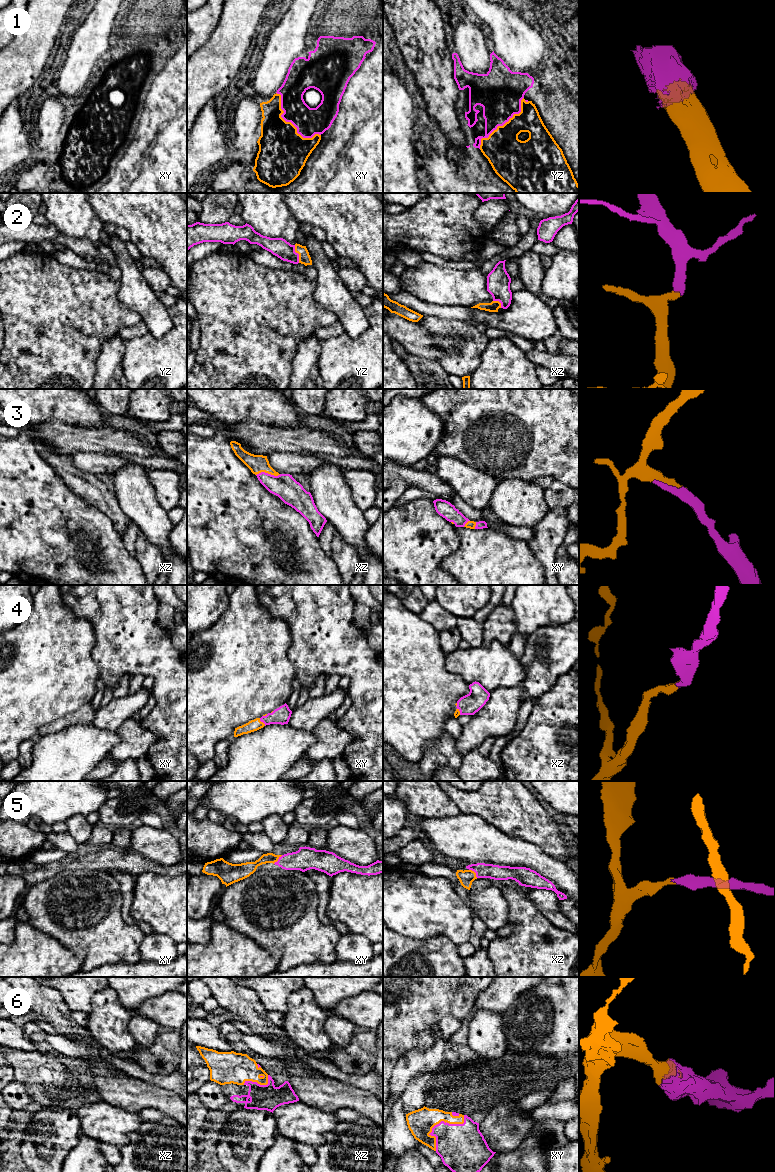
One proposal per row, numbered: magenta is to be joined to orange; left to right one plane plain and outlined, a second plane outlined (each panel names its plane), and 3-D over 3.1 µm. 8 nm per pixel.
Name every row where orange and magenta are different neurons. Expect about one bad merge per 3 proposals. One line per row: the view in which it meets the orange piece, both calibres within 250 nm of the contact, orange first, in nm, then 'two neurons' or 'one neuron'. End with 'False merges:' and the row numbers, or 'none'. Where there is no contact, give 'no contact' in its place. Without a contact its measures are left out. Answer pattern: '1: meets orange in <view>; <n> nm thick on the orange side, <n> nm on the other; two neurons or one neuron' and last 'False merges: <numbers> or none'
1: meets orange in xy; 380 nm thick on the orange side, 220 nm on the other; one neuron
2: meets orange in yz; 100 nm thick on the orange side, 150 nm on the other; one neuron
3: meets orange in xz; 140 nm thick on the orange side, 200 nm on the other; one neuron
4: meets orange in xy; 90 nm thick on the orange side, 140 nm on the other; one neuron
5: meets orange in xz; 120 nm thick on the orange side, 120 nm on the other; one neuron
6: meets orange in xy; 220 nm thick on the orange side, 360 nm on the other; one neuron
False merges: none

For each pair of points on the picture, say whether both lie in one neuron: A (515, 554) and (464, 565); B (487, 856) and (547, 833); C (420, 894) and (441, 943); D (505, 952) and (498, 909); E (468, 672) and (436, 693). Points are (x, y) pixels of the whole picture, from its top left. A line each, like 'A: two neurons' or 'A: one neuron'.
A: one neuron
B: two neurons
C: two neurons
D: two neurons
E: two neurons

